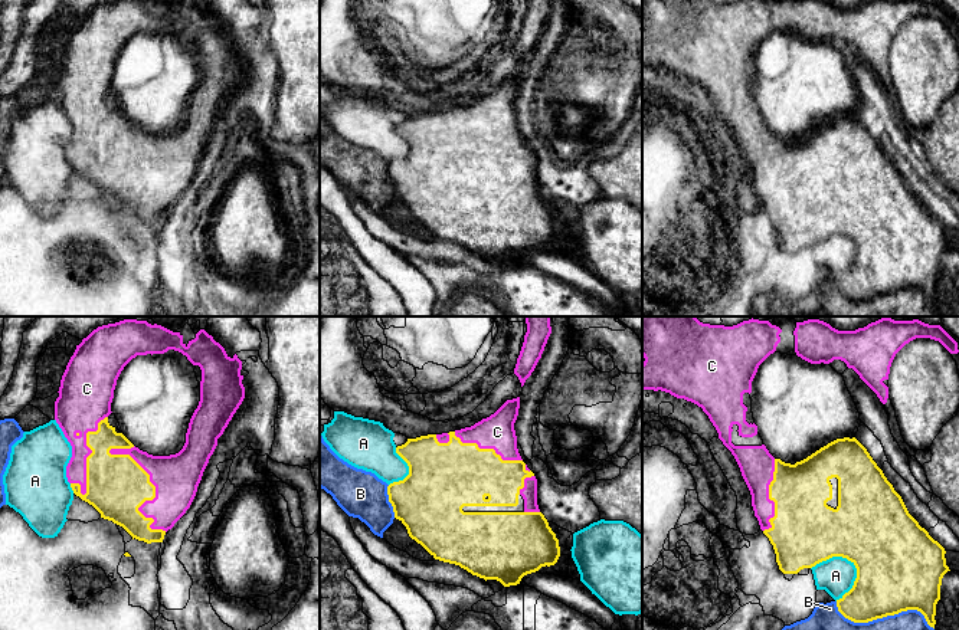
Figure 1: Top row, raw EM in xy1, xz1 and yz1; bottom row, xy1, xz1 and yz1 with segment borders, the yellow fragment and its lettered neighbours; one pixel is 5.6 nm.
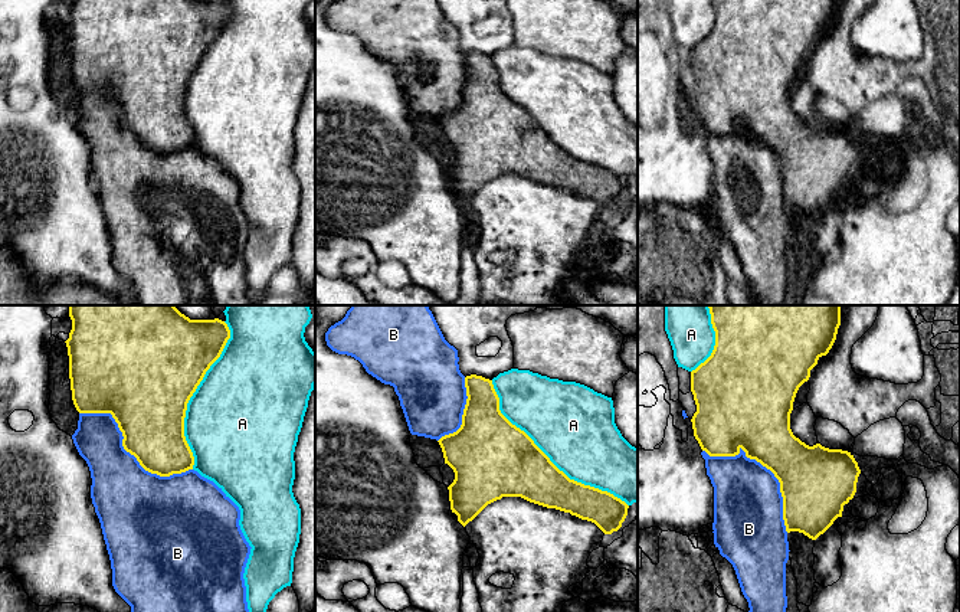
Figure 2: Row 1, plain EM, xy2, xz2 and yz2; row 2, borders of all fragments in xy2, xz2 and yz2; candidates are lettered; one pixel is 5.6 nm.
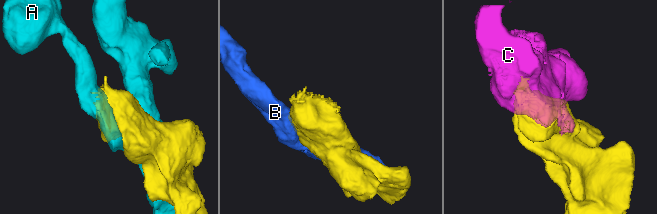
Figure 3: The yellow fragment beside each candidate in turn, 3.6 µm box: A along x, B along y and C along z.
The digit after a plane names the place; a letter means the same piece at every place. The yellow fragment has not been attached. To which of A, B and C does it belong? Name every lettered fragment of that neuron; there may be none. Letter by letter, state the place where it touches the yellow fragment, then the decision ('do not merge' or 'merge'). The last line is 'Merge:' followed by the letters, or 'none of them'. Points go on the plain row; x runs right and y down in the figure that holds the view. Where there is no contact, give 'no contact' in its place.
A: xz2 (549, 136) | do not merge
B: xy2 (127, 128) | do not merge
C: xy1 (154, 170) | merge
Merge: C

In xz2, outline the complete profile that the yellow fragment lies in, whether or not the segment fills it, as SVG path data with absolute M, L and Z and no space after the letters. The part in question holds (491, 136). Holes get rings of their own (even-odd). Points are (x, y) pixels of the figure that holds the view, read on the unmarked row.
M471 52L465 55L465 65L468 76L461 105L438 118L443 130L445 141L448 141L455 150L455 157L448 164L449 179L452 190L458 193L458 199L463 204L488 181L501 177L502 174L521 174L547 186L570 190L581 197L594 200L604 212L612 212L622 204L629 183L613 171L570 157L563 148L560 148L524 108L512 102L501 91L499 75L494 66L492 58Z

